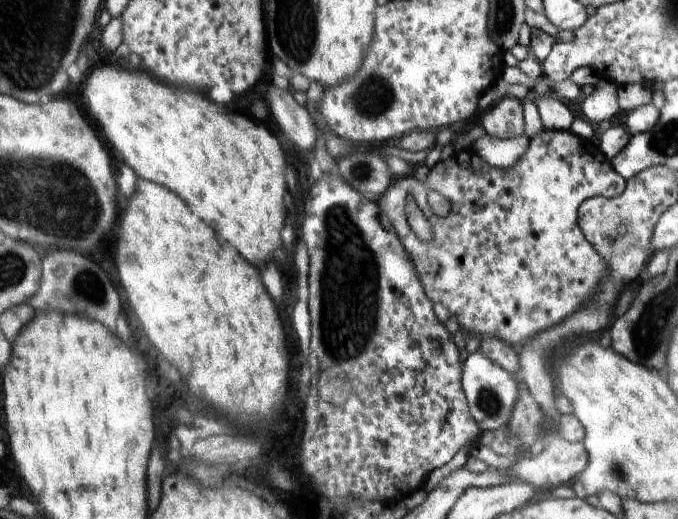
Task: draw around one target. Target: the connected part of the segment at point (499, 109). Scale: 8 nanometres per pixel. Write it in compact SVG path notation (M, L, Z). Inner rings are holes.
M504 96L490 108L482 120L488 135L501 139L511 139L524 133L522 103L516 97Z

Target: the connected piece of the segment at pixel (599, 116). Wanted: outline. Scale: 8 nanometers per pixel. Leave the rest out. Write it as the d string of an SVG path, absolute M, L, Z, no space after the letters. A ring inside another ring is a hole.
M600 77L595 85L594 92L586 97L582 111L589 121L598 124L604 120L613 120L617 116L620 107L618 106L618 86L606 78Z

